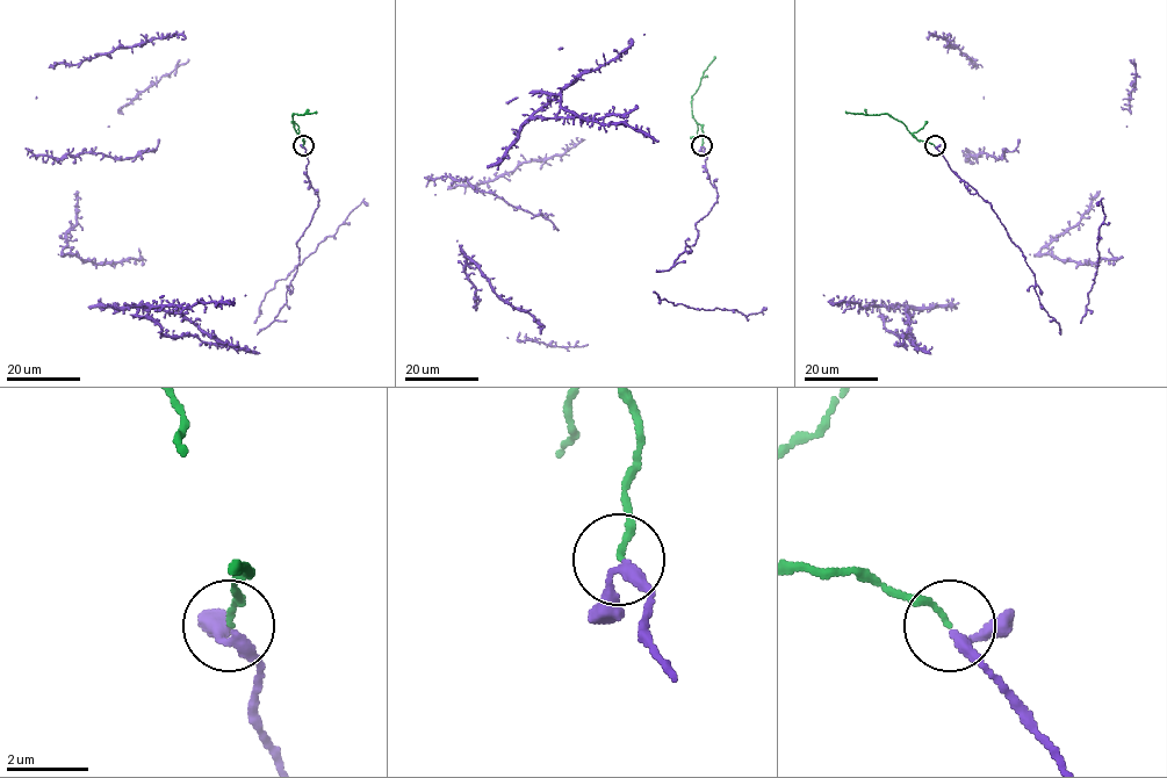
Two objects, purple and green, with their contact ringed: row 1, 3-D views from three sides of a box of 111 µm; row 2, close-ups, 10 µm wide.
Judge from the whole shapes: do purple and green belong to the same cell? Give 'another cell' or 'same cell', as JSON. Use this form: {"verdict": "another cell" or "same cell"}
{"verdict": "same cell"}

